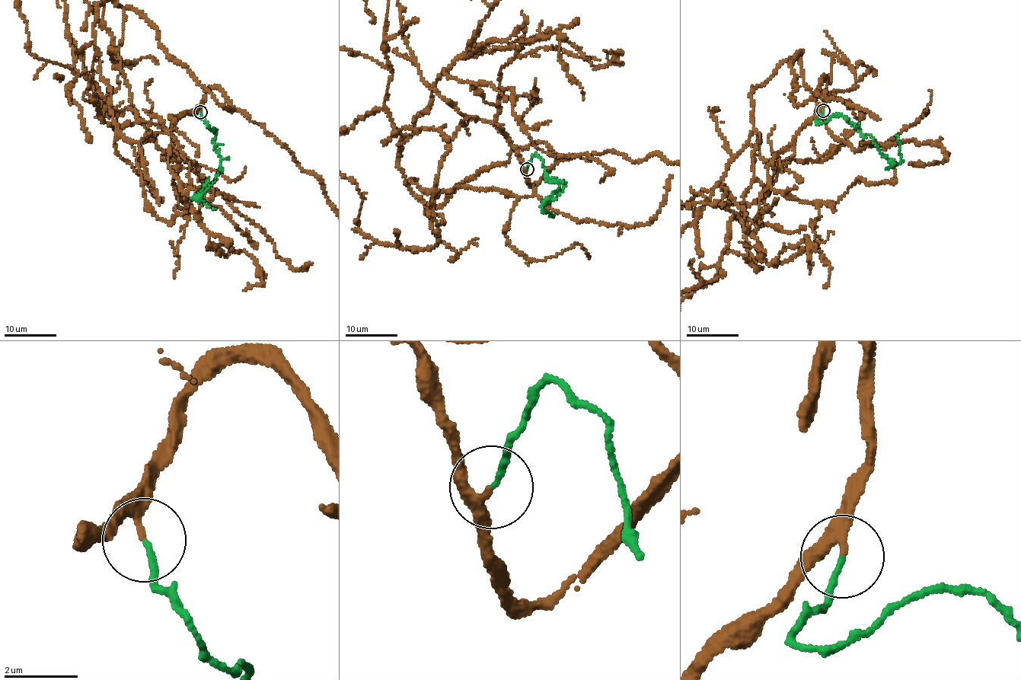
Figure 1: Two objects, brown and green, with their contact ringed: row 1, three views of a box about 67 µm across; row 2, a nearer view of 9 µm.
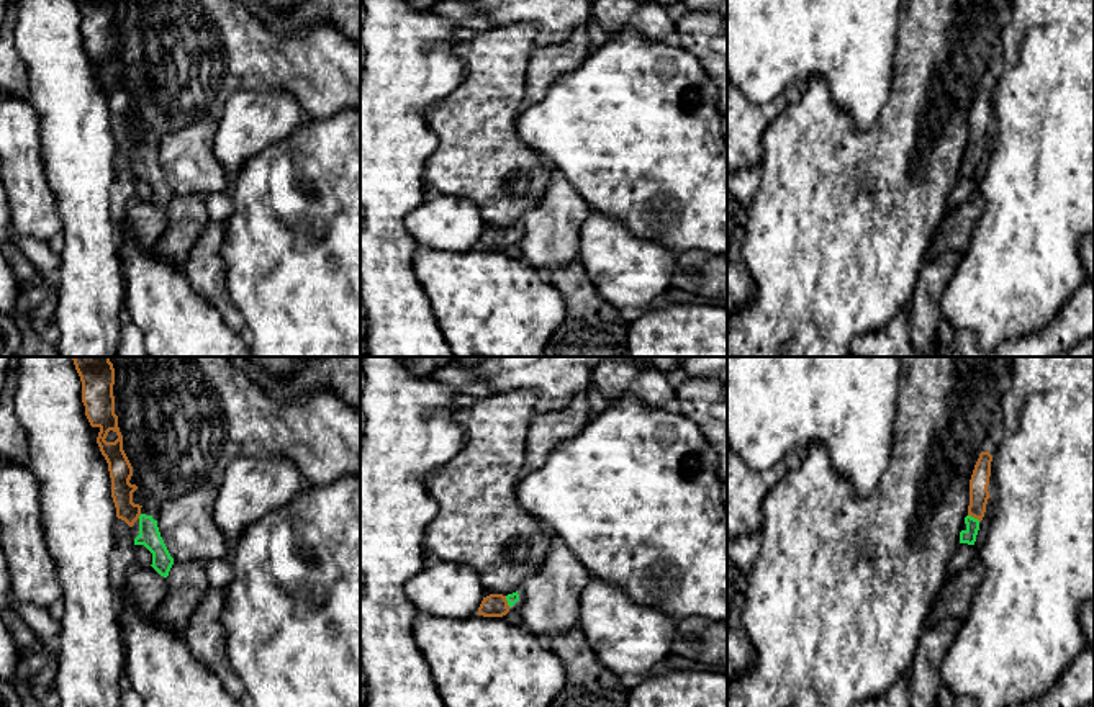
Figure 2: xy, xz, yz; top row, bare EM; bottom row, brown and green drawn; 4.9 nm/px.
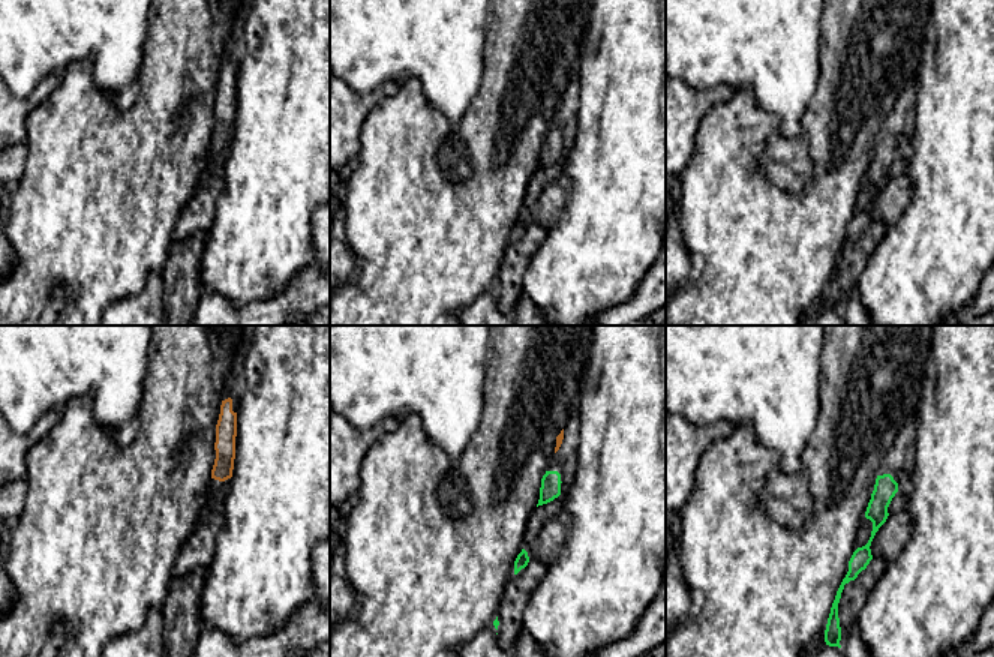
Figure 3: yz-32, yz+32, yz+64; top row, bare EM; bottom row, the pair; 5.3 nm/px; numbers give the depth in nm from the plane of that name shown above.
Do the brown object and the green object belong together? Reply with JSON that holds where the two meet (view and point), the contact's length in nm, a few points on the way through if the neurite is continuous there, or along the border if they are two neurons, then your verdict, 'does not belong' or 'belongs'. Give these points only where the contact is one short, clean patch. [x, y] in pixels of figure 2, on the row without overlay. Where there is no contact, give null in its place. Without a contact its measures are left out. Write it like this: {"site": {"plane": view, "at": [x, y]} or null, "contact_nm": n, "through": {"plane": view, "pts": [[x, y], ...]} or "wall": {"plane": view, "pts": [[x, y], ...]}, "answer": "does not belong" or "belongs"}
{"site": {"plane": "yz", "at": [975, 151]}, "contact_nm": 70, "through": {"plane": "yz", "pts": [[980, 113], [975, 151], [968, 169]]}, "answer": "belongs"}

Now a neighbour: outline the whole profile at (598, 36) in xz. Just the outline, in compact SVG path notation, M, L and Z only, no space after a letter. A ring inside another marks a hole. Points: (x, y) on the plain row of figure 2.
M594 13L590 15L586 21L586 29L590 36L590 46L588 46L590 52L596 51L609 39L608 33L601 28Z

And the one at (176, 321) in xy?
M124 221L118 227L124 265L123 314L142 332L147 357L252 357L241 334L234 332L215 306L195 291L183 268L141 249L128 234Z

